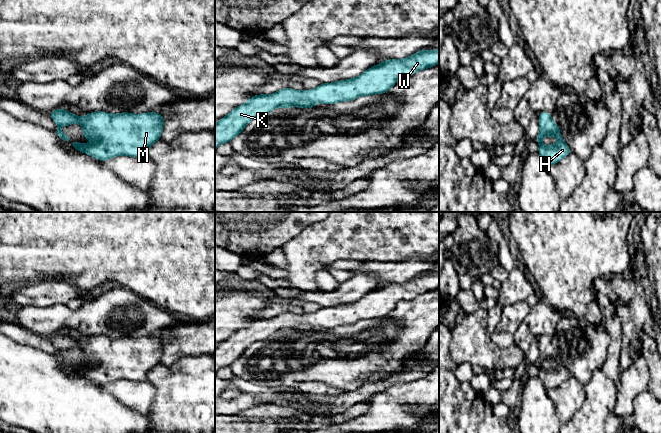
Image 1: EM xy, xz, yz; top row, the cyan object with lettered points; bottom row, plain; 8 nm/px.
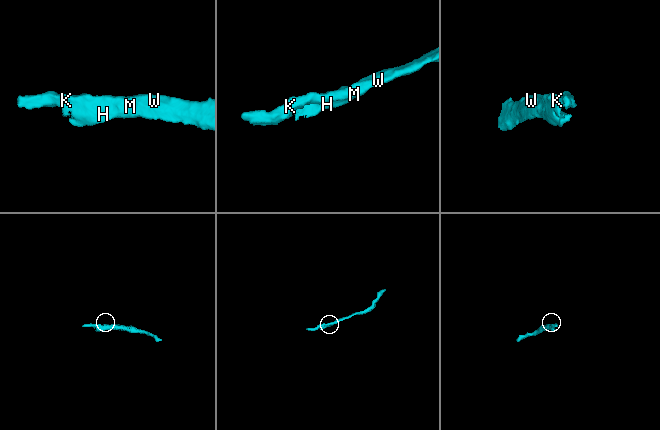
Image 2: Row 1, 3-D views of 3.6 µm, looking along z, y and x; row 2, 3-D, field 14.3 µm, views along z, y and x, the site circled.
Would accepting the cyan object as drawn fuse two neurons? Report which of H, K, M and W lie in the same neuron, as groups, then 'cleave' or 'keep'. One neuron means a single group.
groups H K M W; keep

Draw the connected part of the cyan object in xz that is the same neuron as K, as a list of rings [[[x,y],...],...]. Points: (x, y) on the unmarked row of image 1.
[[[420,274],[413,279],[404,283],[389,283],[379,287],[360,298],[357,301],[339,304],[333,307],[322,307],[315,313],[311,314],[294,314],[290,312],[281,313],[273,318],[255,319],[248,325],[235,333],[228,339],[221,342],[215,348],[215,374],[223,367],[230,366],[234,361],[239,359],[246,349],[254,342],[268,340],[273,333],[280,331],[313,332],[316,327],[335,328],[338,326],[352,325],[360,320],[369,320],[374,318],[384,318],[392,312],[401,300],[411,300],[426,292],[431,292],[439,288],[439,274]]]

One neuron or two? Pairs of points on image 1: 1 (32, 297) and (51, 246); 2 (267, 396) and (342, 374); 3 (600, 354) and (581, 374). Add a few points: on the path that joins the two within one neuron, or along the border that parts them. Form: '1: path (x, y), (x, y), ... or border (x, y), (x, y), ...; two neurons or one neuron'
1: border (62, 281), (36, 280), (29, 284); two neurons
2: border (281, 383), (291, 387); two neurons
3: path (595, 359), (586, 369); one neuron

